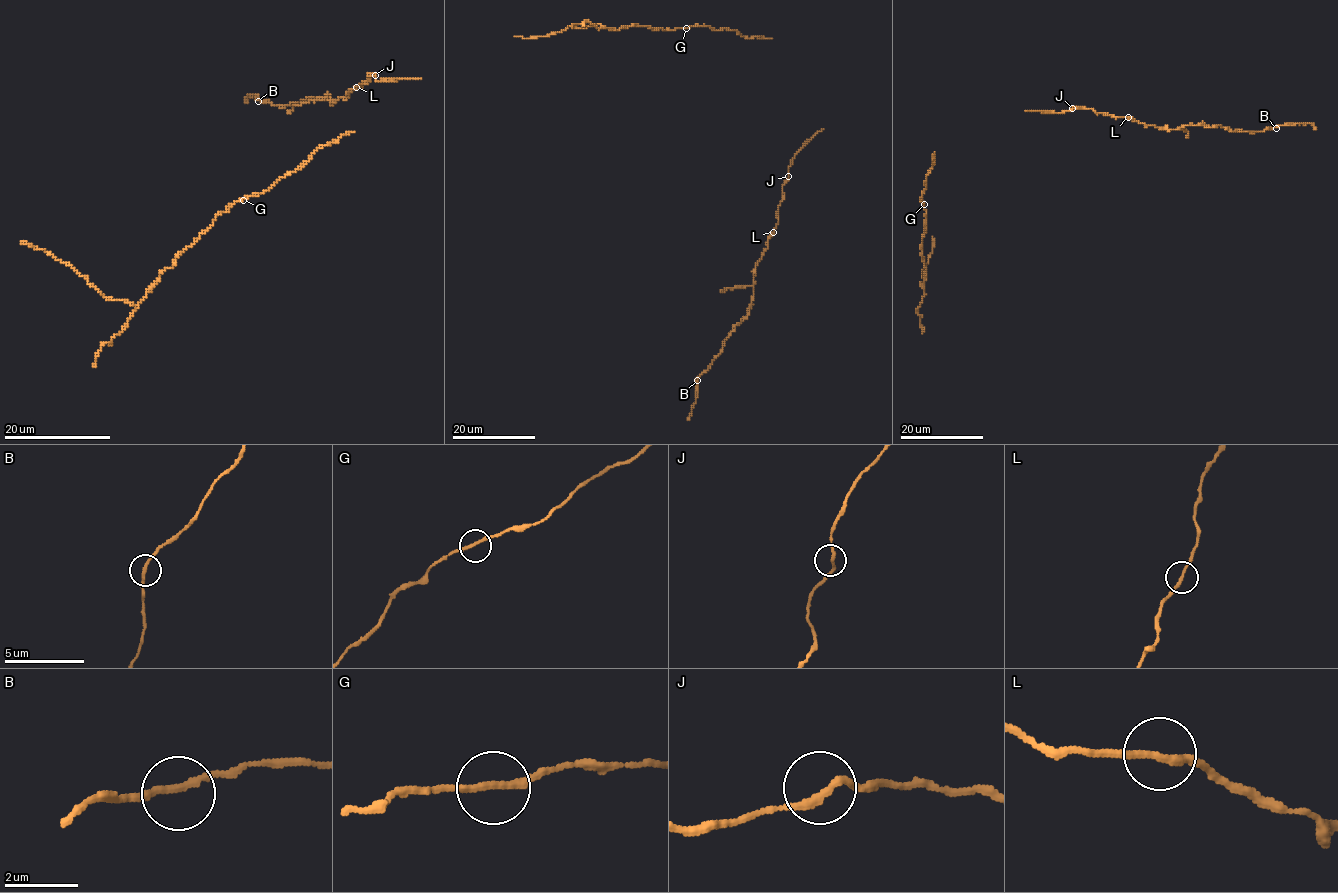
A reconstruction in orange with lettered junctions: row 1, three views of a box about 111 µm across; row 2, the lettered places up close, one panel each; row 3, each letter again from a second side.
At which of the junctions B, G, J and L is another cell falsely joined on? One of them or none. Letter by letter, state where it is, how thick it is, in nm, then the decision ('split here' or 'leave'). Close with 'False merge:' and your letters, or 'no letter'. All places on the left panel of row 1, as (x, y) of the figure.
B: (258, 101) | 200 nm | leave
G: (243, 200) | 200 nm | leave
J: (375, 75) | 200 nm | leave
L: (356, 87) | 190 nm | leave
False merge: no letter

